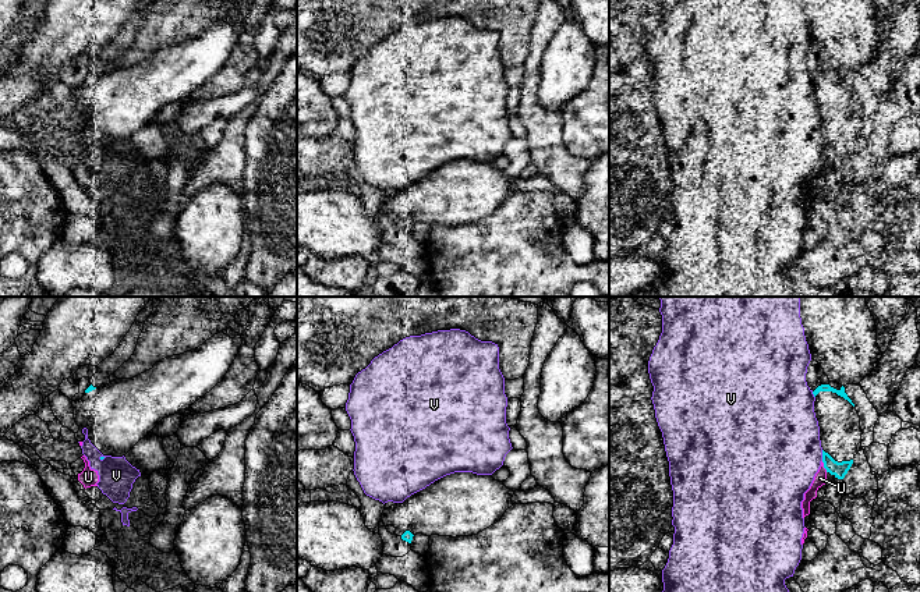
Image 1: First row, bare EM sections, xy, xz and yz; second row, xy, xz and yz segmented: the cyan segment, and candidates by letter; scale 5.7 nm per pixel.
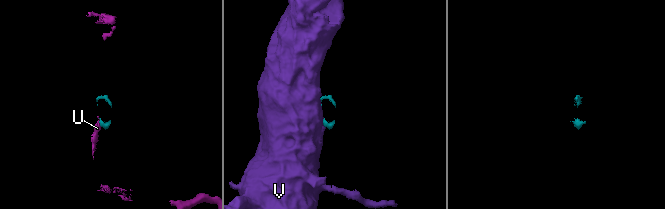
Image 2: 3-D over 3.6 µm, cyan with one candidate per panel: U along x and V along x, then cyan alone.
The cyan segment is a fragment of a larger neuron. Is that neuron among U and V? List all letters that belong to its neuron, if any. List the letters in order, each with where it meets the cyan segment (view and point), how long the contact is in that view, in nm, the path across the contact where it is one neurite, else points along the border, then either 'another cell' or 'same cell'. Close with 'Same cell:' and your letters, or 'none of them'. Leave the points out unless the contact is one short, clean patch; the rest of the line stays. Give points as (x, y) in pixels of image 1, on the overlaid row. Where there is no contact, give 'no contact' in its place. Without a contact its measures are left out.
U: meets cyan in yz at (824, 467); contact 70 nm long; another cell
V: meets cyan in yz at (823, 456); contact 60 nm long; another cell
Same cell: none of them

